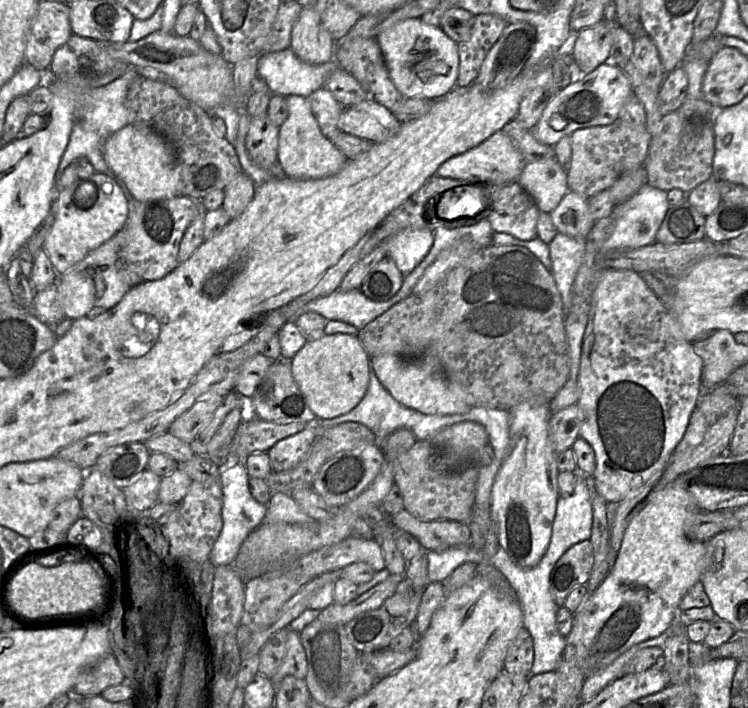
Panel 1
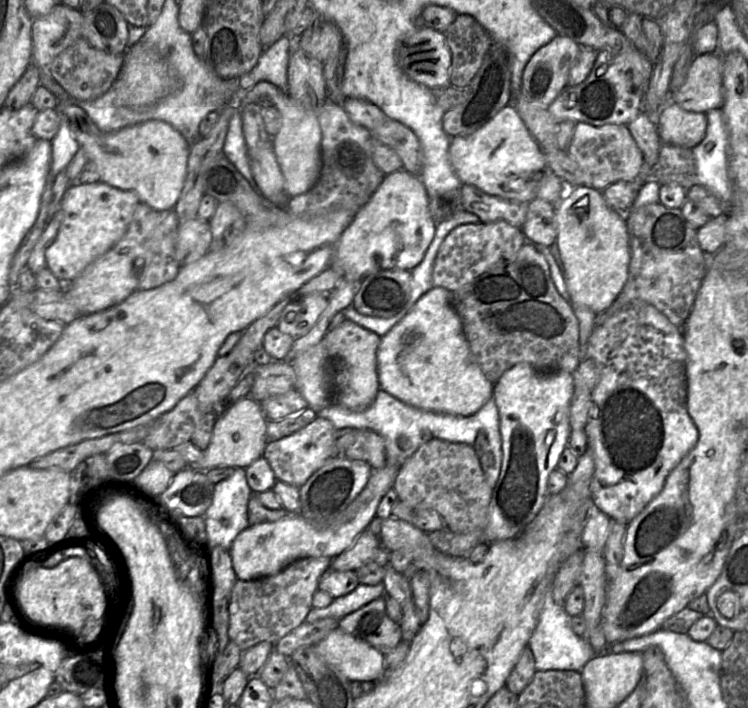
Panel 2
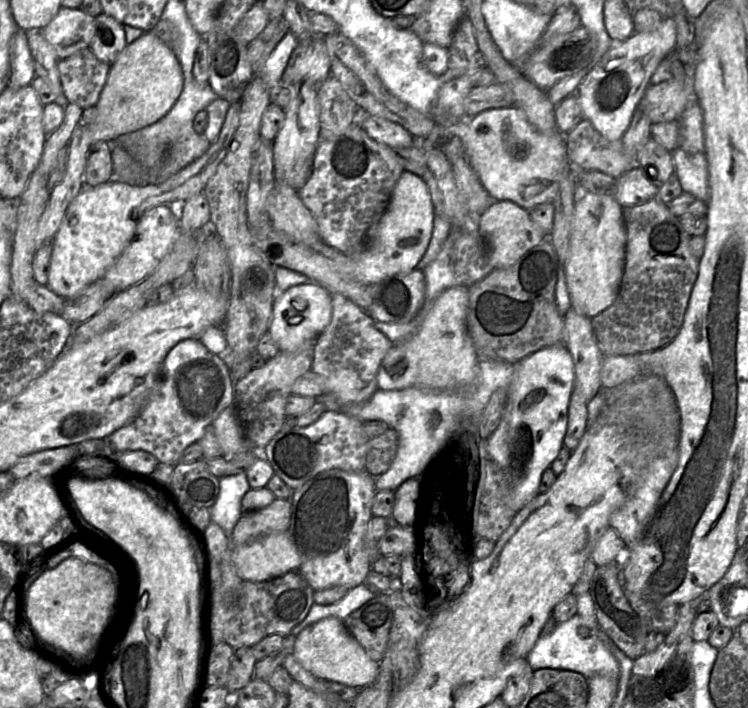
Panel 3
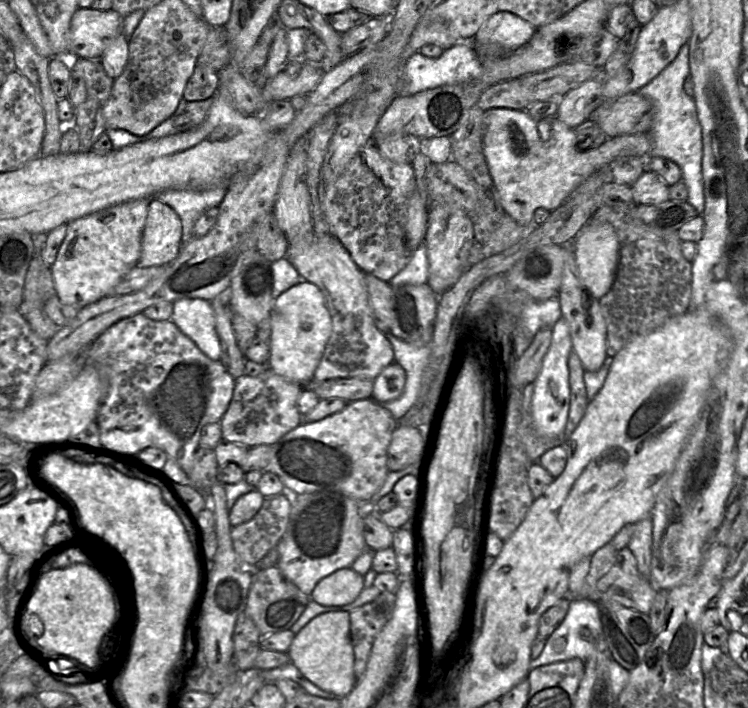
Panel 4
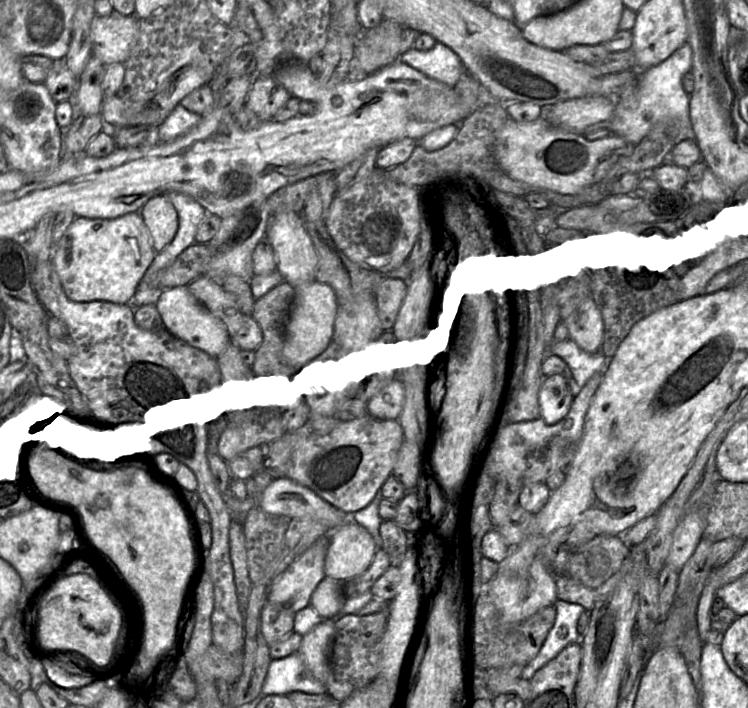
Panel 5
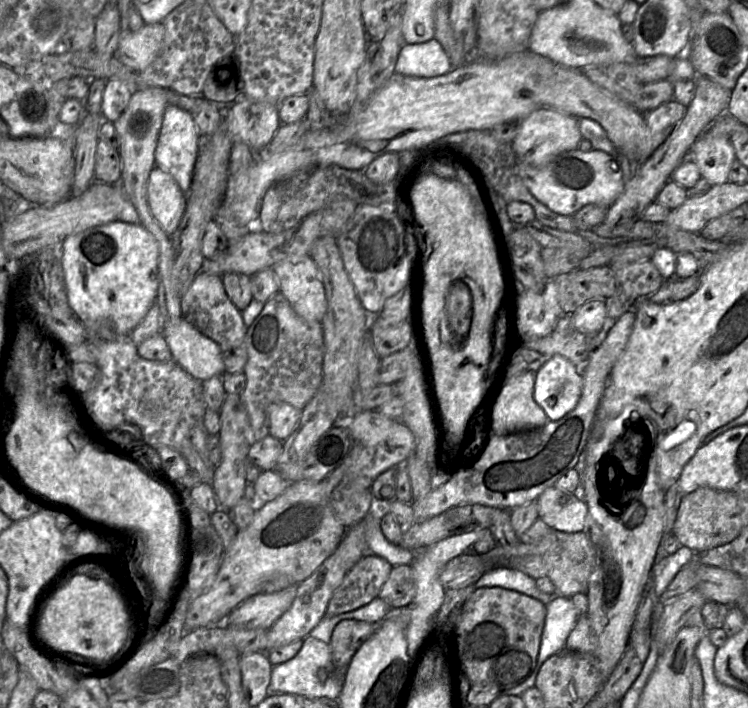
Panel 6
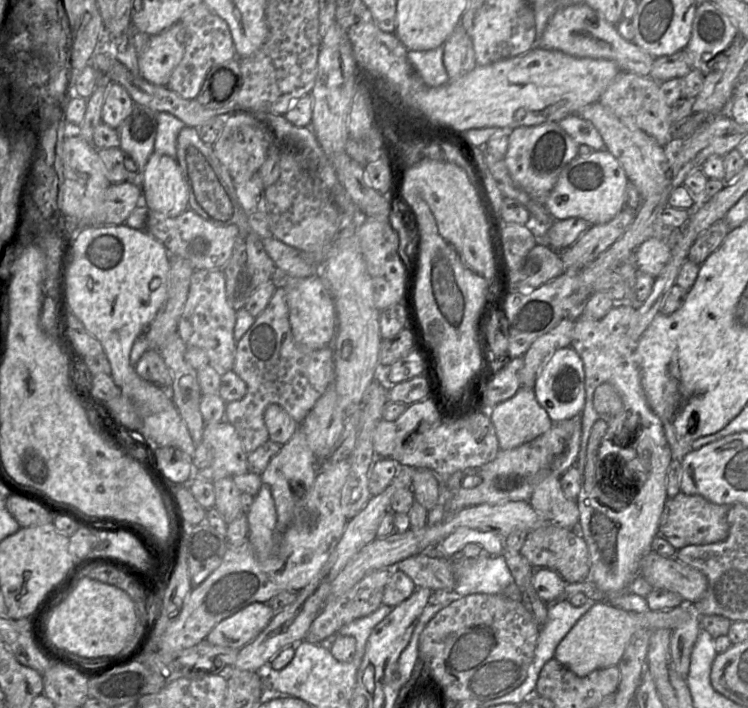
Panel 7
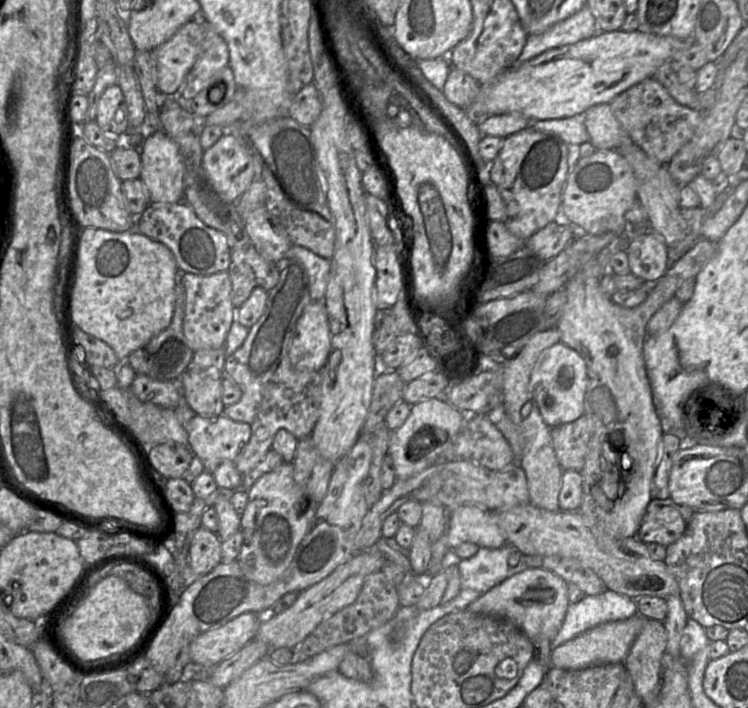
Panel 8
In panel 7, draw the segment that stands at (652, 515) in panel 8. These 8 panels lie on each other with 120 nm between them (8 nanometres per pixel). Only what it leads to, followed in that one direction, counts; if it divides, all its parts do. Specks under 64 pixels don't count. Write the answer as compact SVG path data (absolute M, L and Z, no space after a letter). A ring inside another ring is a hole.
M682 492L668 498L659 523L658 536L667 540L676 550L689 545L705 545L724 541L729 535L727 513L730 505L715 504L700 495Z

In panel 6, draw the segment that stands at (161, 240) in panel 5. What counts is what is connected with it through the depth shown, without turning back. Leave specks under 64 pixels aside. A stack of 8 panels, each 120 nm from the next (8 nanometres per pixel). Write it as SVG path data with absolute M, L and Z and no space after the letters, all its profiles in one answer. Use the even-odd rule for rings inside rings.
M158 167L150 173L147 185L147 200L150 211L160 227L170 236L186 211L187 195L175 179Z

